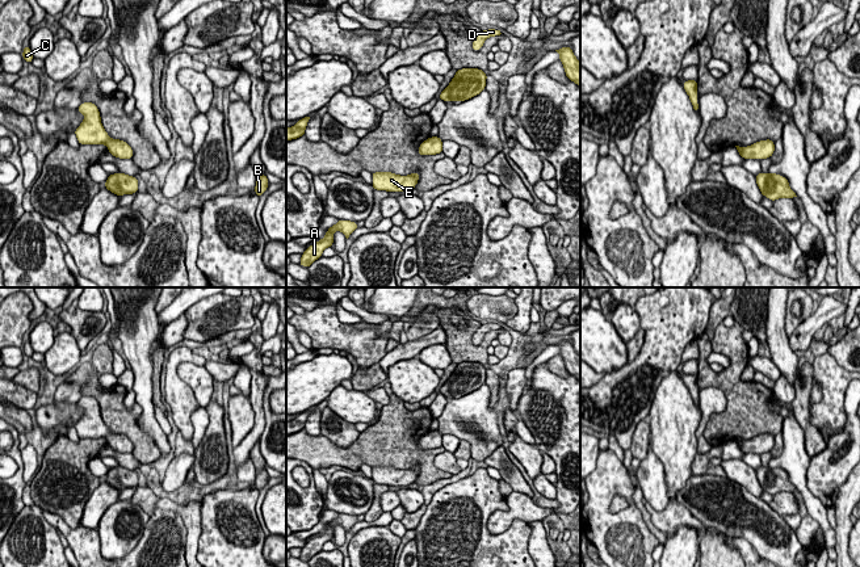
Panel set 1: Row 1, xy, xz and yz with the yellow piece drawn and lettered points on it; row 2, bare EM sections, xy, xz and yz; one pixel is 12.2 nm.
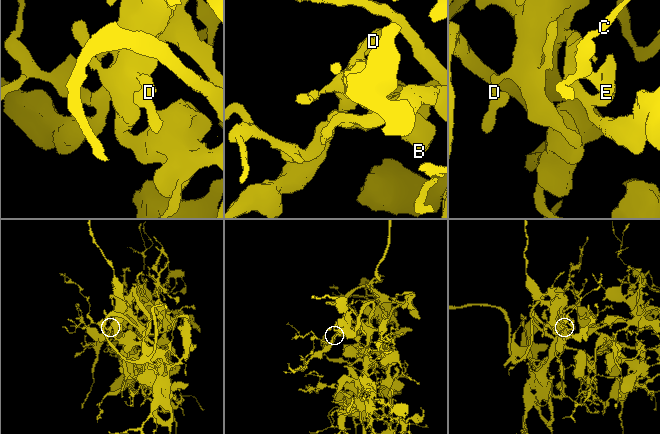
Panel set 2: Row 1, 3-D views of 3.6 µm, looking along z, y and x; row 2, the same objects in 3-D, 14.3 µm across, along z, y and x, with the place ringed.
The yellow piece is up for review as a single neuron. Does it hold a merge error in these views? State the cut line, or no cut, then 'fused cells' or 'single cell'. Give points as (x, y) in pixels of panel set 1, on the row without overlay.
no cut; single cell

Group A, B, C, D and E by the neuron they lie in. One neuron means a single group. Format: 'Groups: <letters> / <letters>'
Groups: A B C D E

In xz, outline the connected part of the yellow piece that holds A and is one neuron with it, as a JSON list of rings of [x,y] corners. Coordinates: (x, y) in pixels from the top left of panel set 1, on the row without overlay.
[[[340,513],[336,518],[331,520],[324,532],[320,533],[319,536],[314,536],[312,539],[306,542],[306,545],[302,547],[299,559],[309,562],[315,554],[322,551],[322,547],[326,542],[332,541],[333,538],[333,526],[335,525],[341,525],[345,532],[348,533],[349,529],[358,522],[357,516],[352,514],[344,514]]]

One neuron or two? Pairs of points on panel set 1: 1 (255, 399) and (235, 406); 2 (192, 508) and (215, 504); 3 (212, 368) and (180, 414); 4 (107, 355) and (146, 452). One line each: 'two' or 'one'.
1: two
2: two
3: two
4: two

